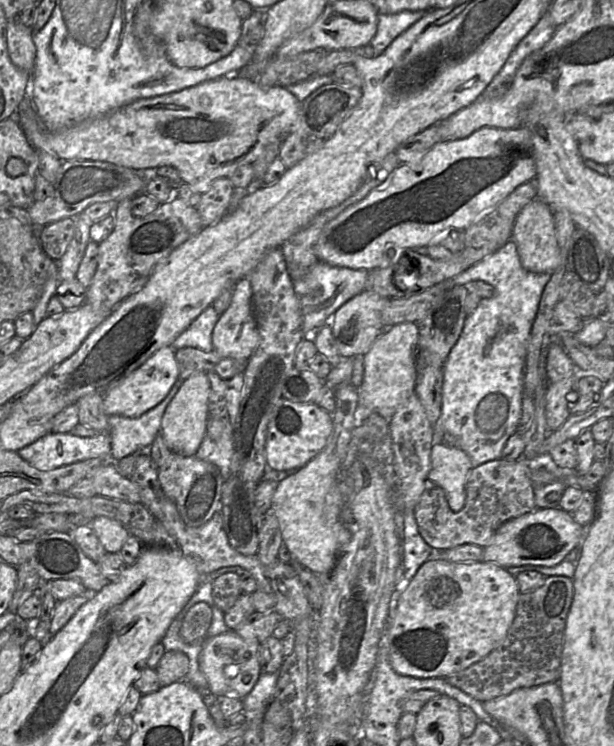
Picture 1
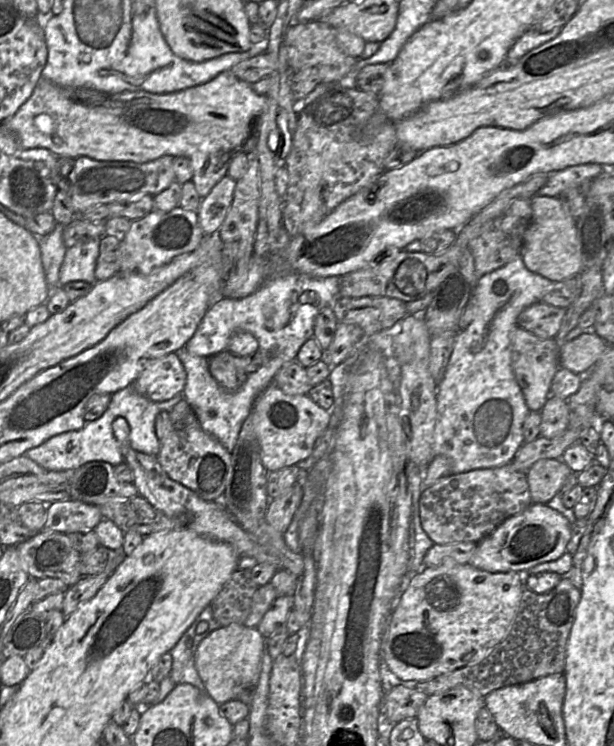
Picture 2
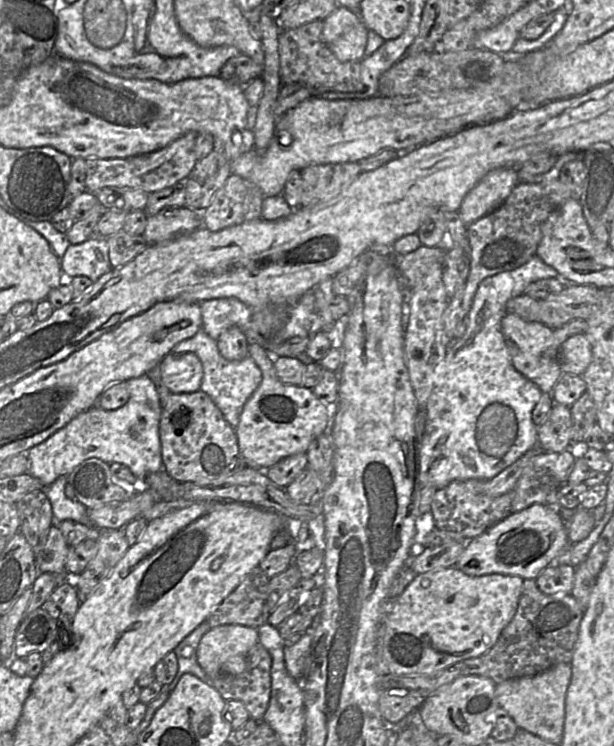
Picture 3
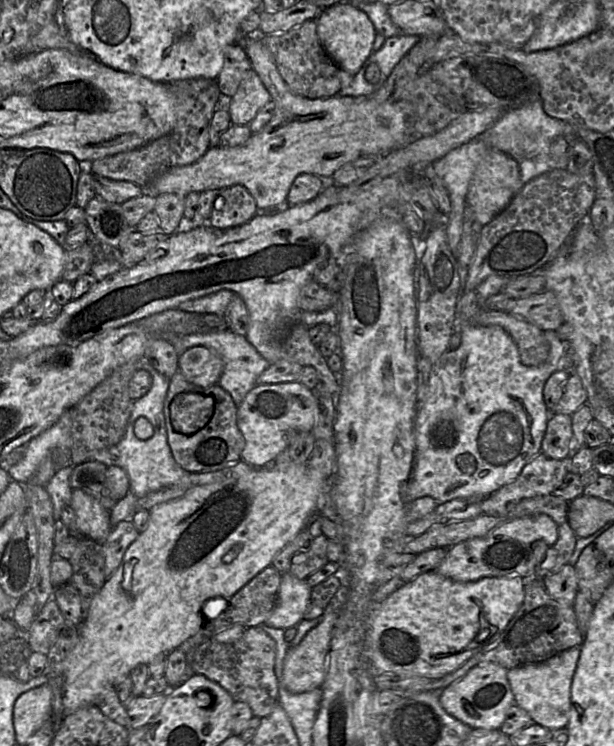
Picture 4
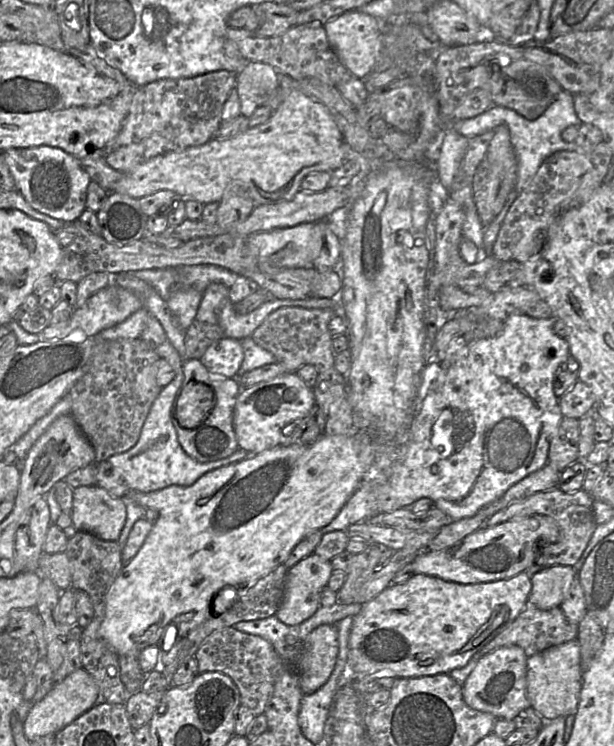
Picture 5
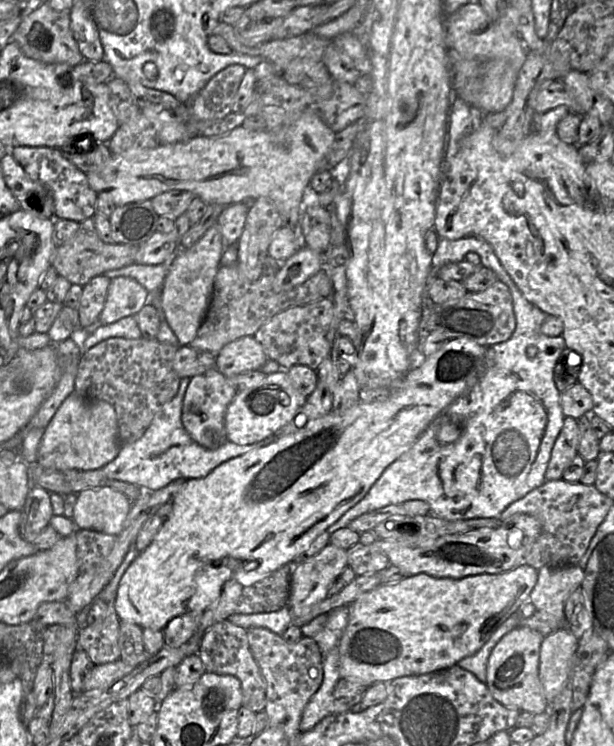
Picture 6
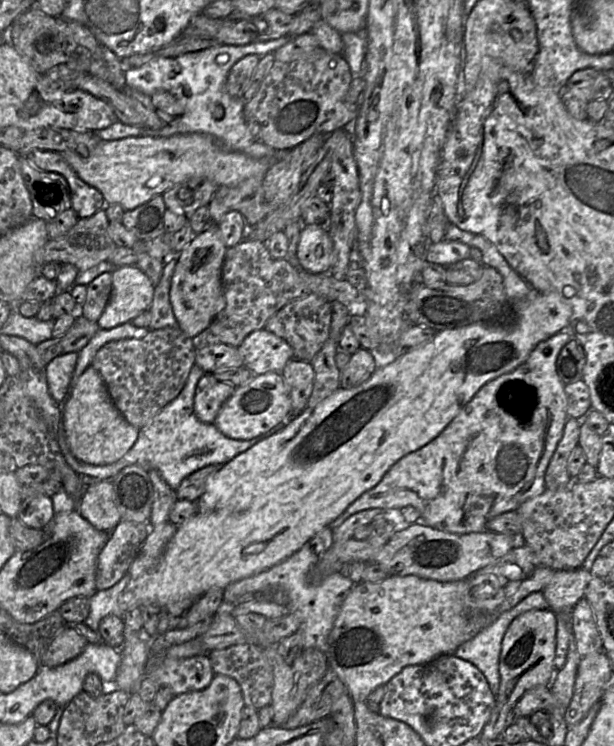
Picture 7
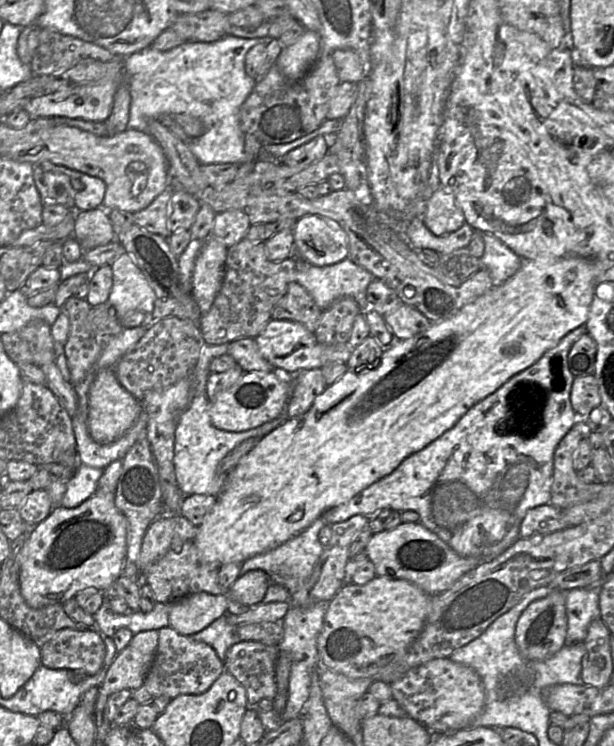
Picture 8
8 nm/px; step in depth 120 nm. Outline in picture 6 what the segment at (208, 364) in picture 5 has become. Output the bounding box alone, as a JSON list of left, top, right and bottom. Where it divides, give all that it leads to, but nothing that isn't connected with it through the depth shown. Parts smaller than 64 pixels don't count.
[215,336,269,377]

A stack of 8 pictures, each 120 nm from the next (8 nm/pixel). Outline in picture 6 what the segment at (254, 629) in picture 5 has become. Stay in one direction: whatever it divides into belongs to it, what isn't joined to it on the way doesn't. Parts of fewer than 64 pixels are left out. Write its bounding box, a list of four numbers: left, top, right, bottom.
[227,606,294,635]

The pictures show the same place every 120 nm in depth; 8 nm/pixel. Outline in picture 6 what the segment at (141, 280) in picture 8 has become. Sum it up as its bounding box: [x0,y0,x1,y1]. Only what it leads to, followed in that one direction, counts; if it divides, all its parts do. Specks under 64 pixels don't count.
[99,276,150,324]

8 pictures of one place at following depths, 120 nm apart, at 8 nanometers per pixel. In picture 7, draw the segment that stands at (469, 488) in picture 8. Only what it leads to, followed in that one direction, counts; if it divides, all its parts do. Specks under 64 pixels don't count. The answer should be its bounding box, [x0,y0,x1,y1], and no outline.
[328,330,572,534]

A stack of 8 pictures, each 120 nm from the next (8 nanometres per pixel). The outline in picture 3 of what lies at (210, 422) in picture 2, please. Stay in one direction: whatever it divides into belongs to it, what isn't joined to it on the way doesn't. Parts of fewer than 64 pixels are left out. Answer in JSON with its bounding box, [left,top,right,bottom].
[172,329,262,429]

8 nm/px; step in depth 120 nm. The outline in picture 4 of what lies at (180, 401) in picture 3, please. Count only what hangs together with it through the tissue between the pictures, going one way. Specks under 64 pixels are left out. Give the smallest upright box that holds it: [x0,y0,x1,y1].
[164,369,245,473]

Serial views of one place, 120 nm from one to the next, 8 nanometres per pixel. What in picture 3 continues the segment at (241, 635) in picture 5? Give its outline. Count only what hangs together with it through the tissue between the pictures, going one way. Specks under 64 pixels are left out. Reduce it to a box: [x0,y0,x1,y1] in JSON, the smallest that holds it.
[211,642,271,722]

